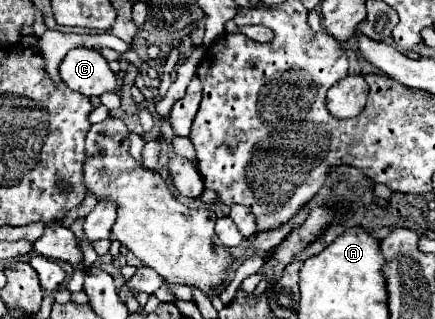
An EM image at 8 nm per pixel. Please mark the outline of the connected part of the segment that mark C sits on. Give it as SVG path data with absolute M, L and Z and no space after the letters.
M74 47L60 63L62 81L86 97L102 95L104 91L118 91L118 77L108 67L108 61L96 49Z

